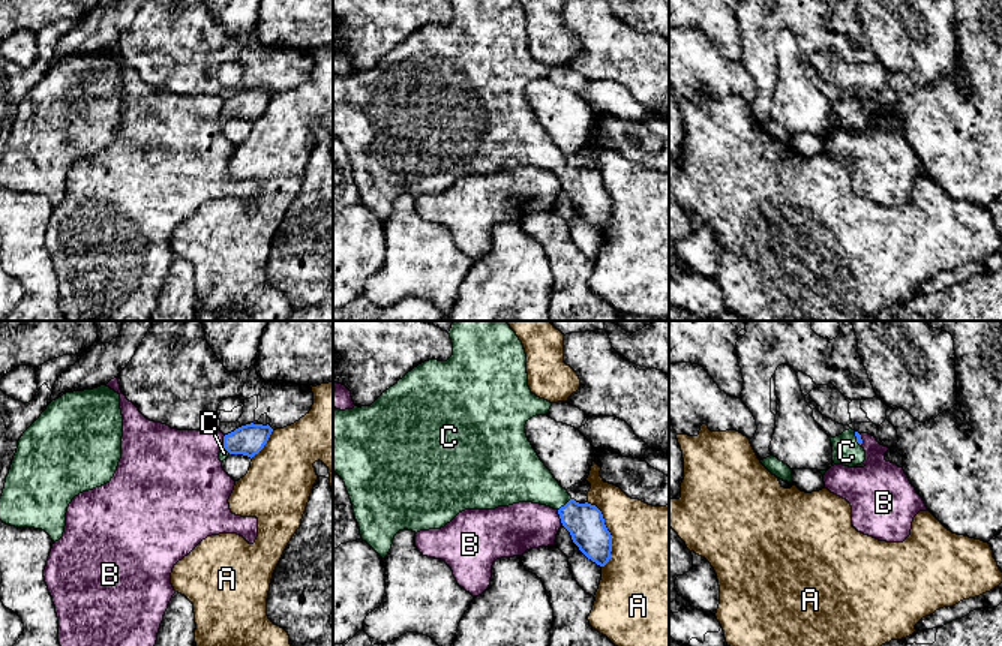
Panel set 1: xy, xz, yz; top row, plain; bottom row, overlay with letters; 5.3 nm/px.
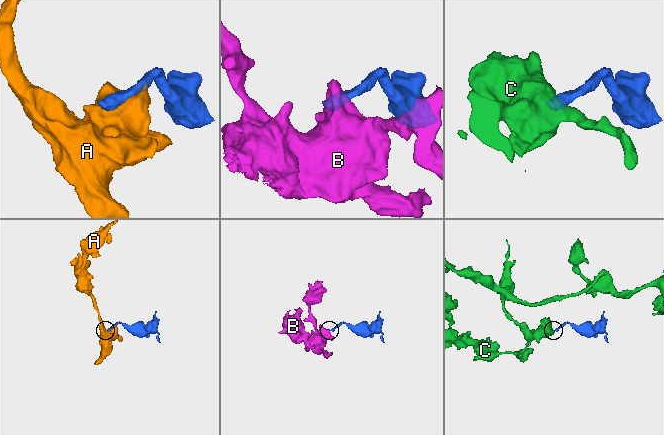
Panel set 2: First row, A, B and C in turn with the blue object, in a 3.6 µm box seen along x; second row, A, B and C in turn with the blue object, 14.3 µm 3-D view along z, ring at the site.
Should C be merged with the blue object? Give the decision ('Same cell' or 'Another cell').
Same cell

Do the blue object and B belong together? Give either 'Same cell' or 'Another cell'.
Another cell

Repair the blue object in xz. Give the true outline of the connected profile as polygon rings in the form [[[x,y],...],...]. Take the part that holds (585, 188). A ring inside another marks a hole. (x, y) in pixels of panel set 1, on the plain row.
[[[519,1],[450,3],[453,19],[447,25],[418,28],[370,70],[333,72],[333,135],[345,147],[362,204],[384,223],[399,195],[441,193],[465,174],[532,166],[556,174],[579,214],[604,231],[612,199],[602,175],[576,166],[526,102],[526,85],[546,79],[552,67],[531,57]]]

